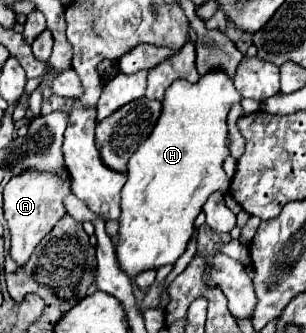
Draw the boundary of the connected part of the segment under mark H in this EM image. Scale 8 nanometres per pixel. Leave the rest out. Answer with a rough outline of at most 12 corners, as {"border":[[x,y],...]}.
{"border":[[222,68],[174,80],[132,154],[116,256],[174,264],[228,190]]}

